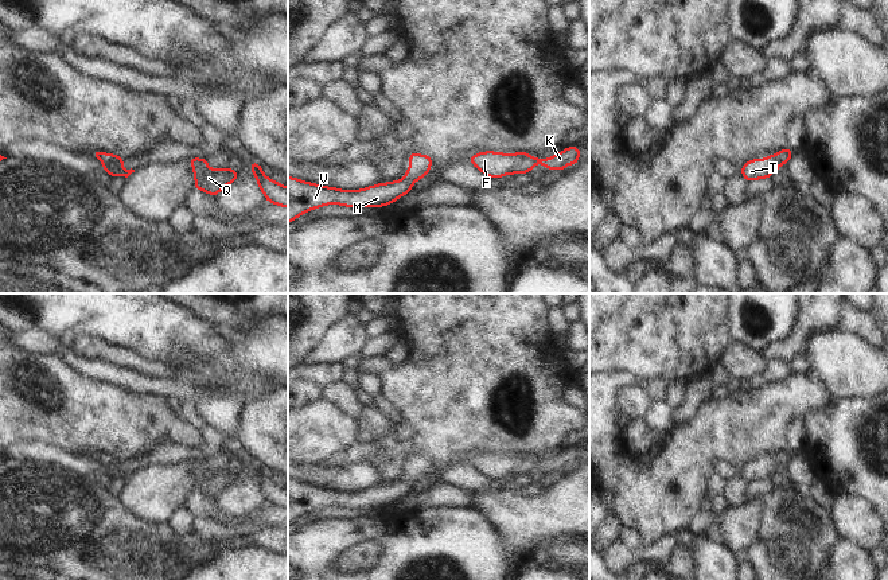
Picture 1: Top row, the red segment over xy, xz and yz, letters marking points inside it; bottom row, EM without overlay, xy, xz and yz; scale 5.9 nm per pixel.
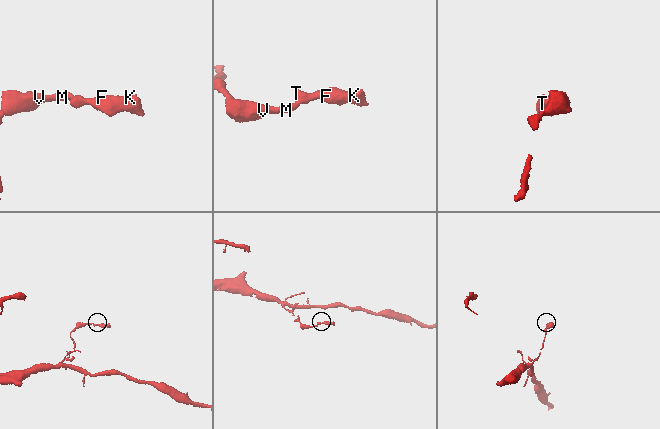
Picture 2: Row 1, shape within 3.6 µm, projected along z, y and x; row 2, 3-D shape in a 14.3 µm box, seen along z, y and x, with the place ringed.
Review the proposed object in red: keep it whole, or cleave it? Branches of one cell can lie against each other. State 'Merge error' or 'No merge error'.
No merge error.

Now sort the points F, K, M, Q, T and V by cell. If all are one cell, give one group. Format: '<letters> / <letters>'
F K M Q T V

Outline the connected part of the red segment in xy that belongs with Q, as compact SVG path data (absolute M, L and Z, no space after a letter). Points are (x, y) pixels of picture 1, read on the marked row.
M188 159L195 174L195 190L203 190L207 194L217 196L217 194L227 184L233 183L239 171L230 168L219 168L217 171L207 166L207 159Z

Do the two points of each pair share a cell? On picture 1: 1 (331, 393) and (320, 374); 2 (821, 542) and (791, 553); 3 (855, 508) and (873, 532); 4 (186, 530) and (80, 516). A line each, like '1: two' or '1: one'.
1: two
2: one
3: one
4: two

